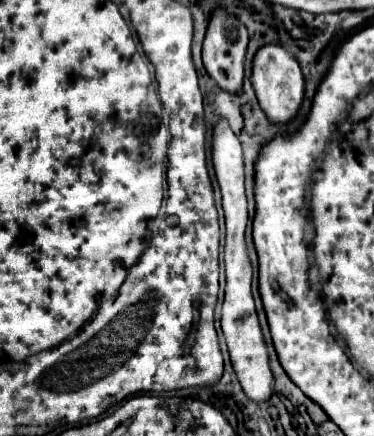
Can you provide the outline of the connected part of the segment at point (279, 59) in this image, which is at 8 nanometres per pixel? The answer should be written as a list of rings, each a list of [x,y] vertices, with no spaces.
[[[264,45],[256,51],[254,61],[252,61],[252,87],[256,91],[256,97],[260,101],[260,107],[264,109],[264,113],[268,113],[268,117],[272,117],[274,123],[288,123],[304,97],[304,77],[300,71],[300,65],[296,61],[296,57],[282,45]]]

